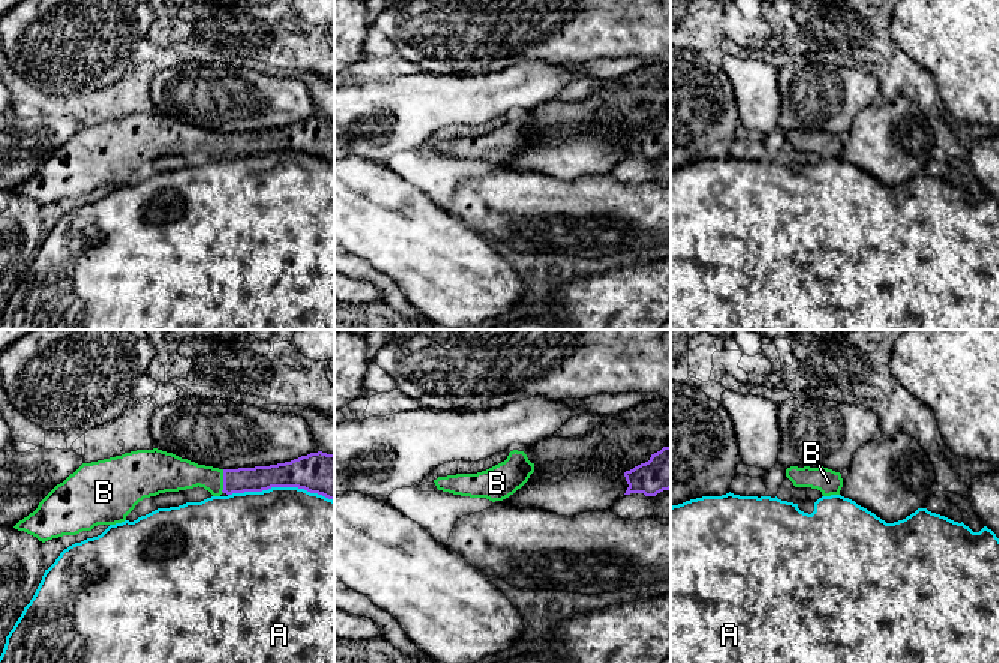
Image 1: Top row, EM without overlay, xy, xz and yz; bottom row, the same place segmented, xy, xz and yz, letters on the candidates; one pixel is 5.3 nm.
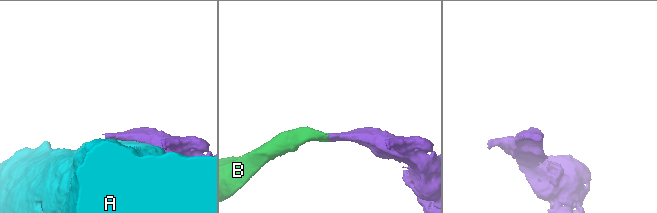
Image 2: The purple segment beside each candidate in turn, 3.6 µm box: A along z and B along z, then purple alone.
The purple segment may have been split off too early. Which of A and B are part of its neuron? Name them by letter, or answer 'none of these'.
B

